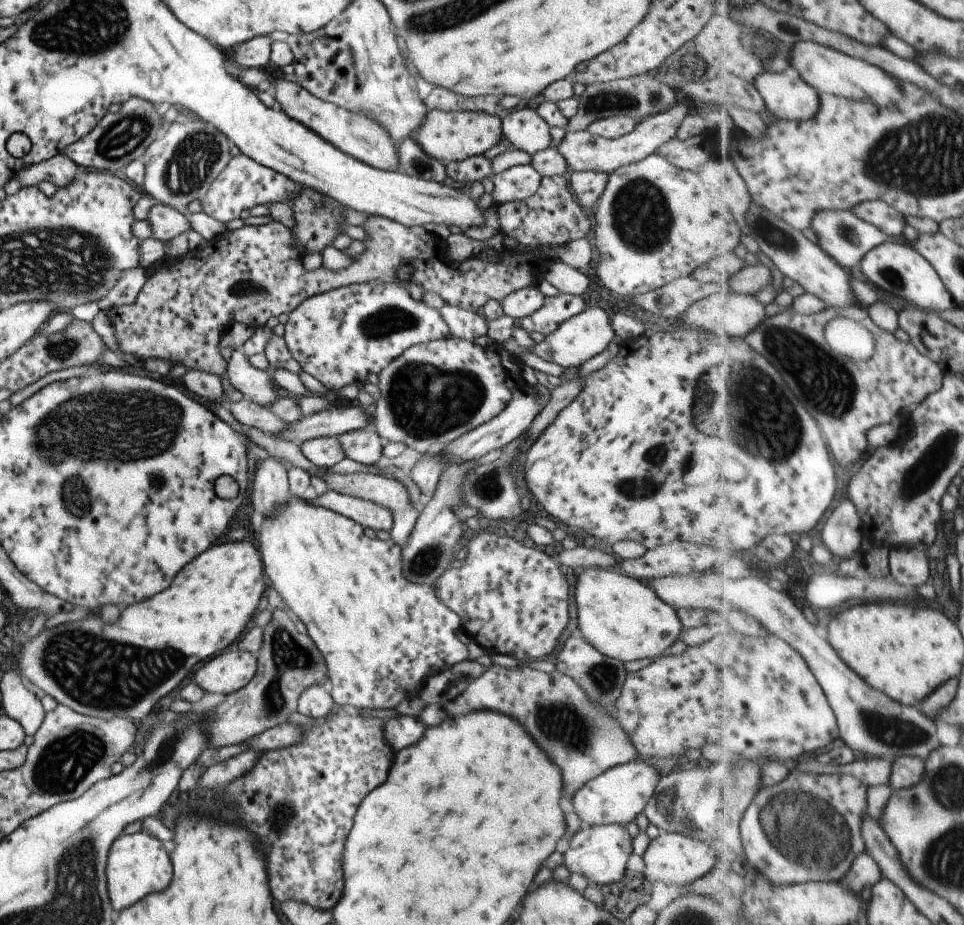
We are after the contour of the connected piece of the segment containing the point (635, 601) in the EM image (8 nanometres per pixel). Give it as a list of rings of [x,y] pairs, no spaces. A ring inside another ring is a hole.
[[[585,568],[573,586],[577,606],[577,634],[601,656],[617,662],[656,658],[683,636],[675,610],[663,603],[643,581],[599,568]]]

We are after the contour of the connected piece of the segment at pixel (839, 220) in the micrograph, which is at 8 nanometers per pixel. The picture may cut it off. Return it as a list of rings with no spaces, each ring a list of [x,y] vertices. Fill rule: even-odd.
[[[821,210],[819,214],[815,214],[812,230],[818,237],[822,250],[825,250],[837,263],[847,270],[859,268],[861,260],[873,248],[877,248],[877,246],[884,244],[887,240],[891,240],[885,232],[879,230],[877,226],[861,220],[853,211]]]

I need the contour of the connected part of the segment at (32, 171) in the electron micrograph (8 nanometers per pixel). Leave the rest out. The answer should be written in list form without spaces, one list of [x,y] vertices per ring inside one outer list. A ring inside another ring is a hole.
[[[60,154],[21,168],[16,173],[15,179],[21,188],[37,186],[43,181],[53,184],[55,188],[65,188],[71,180],[75,180],[79,171],[75,162],[71,162],[67,156]]]

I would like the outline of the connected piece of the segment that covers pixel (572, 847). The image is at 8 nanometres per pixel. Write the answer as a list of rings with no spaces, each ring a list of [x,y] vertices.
[[[597,824],[597,826],[581,826],[577,832],[567,839],[567,849],[563,855],[562,865],[570,874],[587,878],[588,883],[597,886],[611,884],[624,879],[627,872],[625,863],[632,852],[632,838],[626,826],[617,824]]]

